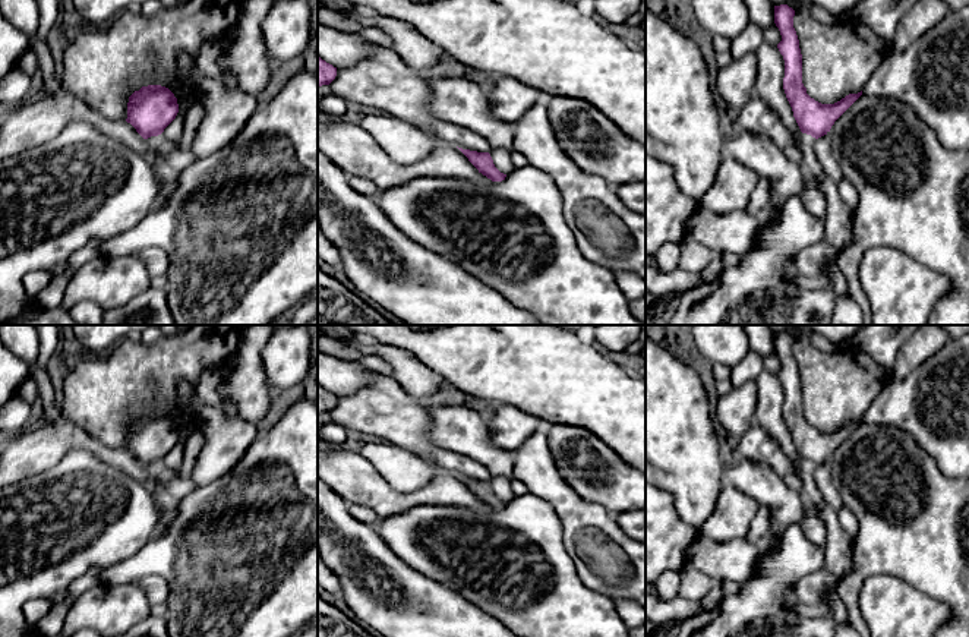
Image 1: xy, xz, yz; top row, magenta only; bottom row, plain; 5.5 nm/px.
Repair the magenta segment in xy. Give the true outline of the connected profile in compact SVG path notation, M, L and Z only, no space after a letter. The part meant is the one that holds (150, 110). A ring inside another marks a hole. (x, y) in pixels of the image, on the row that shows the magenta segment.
M148 85L129 97L126 122L130 123L143 139L148 139L161 135L176 119L177 113L177 98L168 88Z

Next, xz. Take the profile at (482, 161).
M463 148L458 149L468 158L468 161L479 170L479 173L482 173L492 182L505 180L506 174L501 173L495 167L489 152L477 152L477 151L463 149Z

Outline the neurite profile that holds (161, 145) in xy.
M164 133L158 135L158 136L151 136L146 139L148 144L155 149L157 157L152 161L154 167L160 171L160 167L162 164L164 160L164 154L168 151L176 149L176 145L173 142L170 142Z

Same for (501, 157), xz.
M495 148L489 152L495 167L506 176L509 176L515 170L511 160L511 151L512 148Z

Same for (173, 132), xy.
M177 97L179 113L176 119L164 129L164 136L179 148L183 136L184 116L189 107L195 103L196 97Z

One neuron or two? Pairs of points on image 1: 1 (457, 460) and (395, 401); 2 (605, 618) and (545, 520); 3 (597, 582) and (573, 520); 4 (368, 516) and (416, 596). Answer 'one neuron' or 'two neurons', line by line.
1: one neuron
2: one neuron
3: one neuron
4: two neurons

